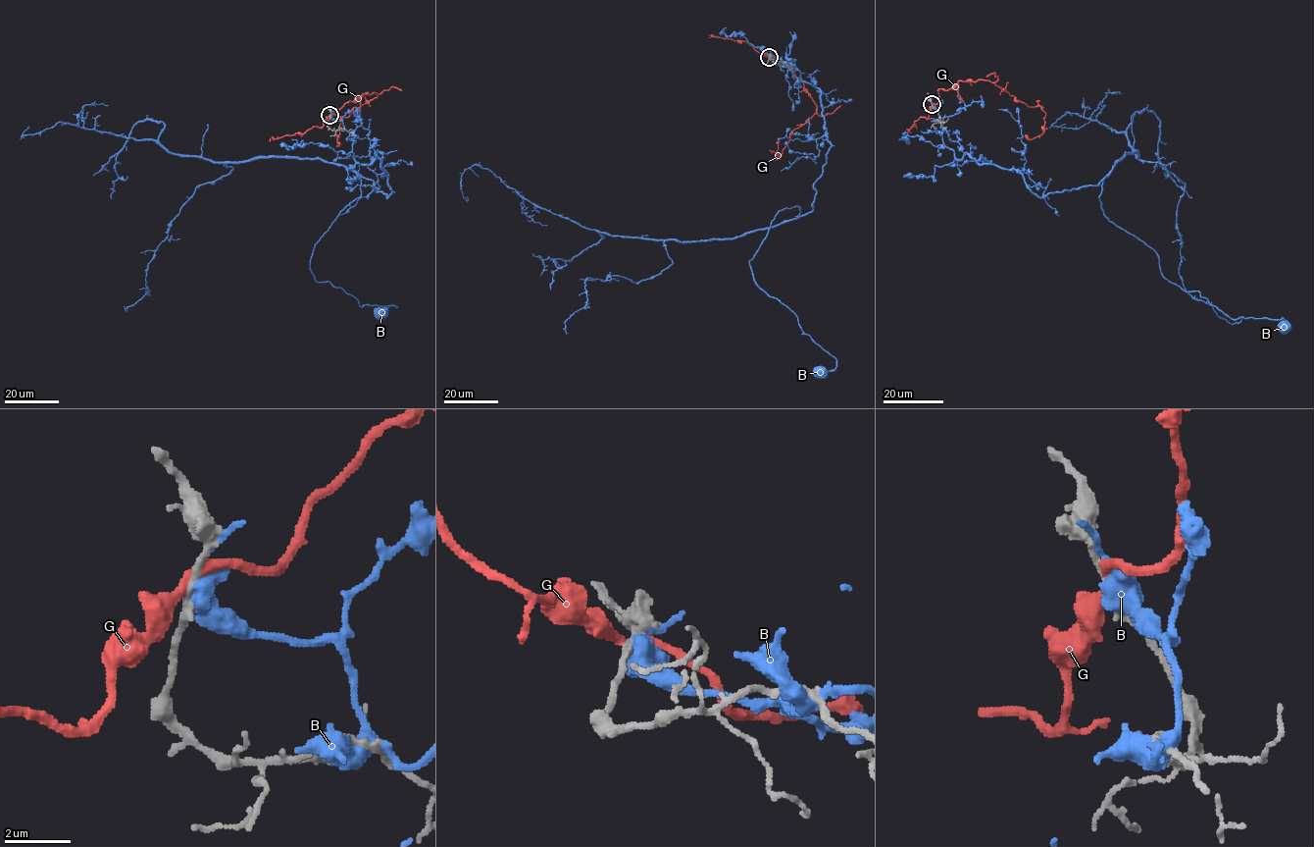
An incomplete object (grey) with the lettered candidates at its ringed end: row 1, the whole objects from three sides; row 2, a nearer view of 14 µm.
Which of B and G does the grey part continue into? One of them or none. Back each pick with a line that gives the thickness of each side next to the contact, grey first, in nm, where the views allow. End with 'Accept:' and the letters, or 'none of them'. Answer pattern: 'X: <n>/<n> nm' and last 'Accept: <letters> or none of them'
G: 180/280 nm
Accept: G

